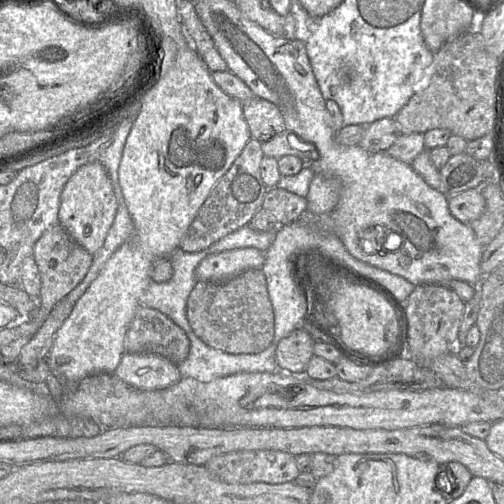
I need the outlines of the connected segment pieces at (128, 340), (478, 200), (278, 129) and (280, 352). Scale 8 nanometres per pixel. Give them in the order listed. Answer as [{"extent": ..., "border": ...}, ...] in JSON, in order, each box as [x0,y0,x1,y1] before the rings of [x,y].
[{"extent":[124,304,190,364],"border":[[[140,304],[124,340],[125,353],[154,353],[176,364],[183,362],[190,351],[185,331],[157,309]]]},{"extent":[447,188,485,224],"border":[[[479,188],[447,196],[447,201],[452,216],[464,224],[471,224],[485,211],[485,198]]]},{"extent":[242,97,286,142],"border":[[[254,97],[243,102],[242,108],[251,138],[264,142],[286,130],[284,118],[273,103]]]},{"extent":[275,327,315,374],"border":[[[302,327],[282,338],[275,352],[278,370],[289,374],[303,374],[314,355],[315,341]]]}]

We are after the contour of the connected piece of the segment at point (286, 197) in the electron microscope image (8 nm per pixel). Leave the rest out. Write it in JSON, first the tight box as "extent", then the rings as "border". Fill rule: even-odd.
{"extent":[262,188,307,226],"border":[[[269,188],[262,208],[276,221],[276,226],[284,226],[297,221],[307,210],[307,199],[281,188]]]}

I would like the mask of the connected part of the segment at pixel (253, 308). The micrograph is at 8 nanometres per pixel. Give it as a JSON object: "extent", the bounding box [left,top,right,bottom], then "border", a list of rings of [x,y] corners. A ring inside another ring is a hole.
{"extent":[187,268,275,354],"border":[[[262,268],[249,269],[225,282],[197,281],[187,301],[187,319],[205,344],[229,354],[257,354],[274,338],[275,317]]]}

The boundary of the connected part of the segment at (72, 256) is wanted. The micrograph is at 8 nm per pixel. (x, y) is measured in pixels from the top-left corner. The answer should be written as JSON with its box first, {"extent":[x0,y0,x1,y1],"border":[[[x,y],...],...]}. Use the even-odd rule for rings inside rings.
{"extent":[25,225,93,326],"border":[[[60,225],[45,230],[36,241],[33,257],[41,276],[41,291],[34,311],[25,318],[31,324],[42,326],[53,307],[65,298],[87,275],[93,255],[77,244]]]}

